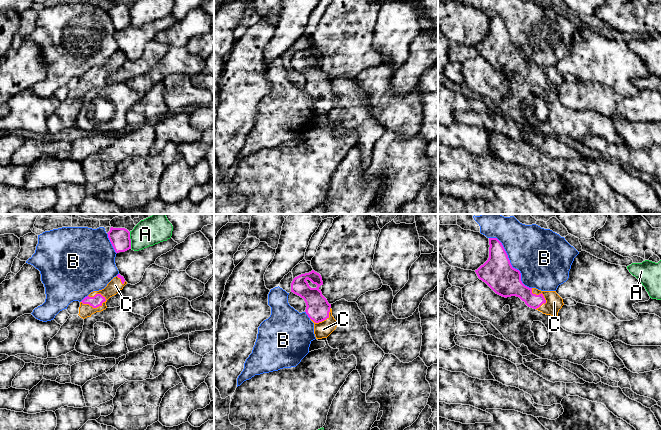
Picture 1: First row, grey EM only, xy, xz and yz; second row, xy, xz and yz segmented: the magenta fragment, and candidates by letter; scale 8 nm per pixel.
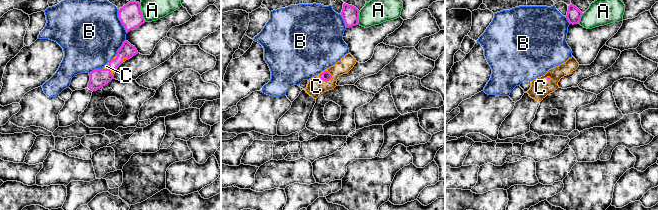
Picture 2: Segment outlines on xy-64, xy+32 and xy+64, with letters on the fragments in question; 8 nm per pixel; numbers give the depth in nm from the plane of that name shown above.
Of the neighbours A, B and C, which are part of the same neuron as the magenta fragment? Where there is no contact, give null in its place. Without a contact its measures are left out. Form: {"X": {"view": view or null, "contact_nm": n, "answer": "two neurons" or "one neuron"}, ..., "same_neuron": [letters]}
{"A": {"view": "xy", "contact_nm": 140, "answer": "two neurons"}, "B": {"view": "yz", "contact_nm": 550, "answer": "two neurons"}, "C": {"view": "xy", "contact_nm": 200, "answer": "one neuron"}, "same_neuron": ["C"]}

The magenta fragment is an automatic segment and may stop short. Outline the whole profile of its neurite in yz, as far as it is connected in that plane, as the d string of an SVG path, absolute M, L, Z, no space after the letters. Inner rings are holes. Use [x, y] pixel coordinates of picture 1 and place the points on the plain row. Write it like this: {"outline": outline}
{"outline": "M489 14L489 21L488 36L475 46L478 54L485 58L496 70L505 74L511 72L519 73L528 83L558 95L558 88L564 79L556 67L541 67L525 62L521 57L520 47L512 43L502 19L497 14Z"}

